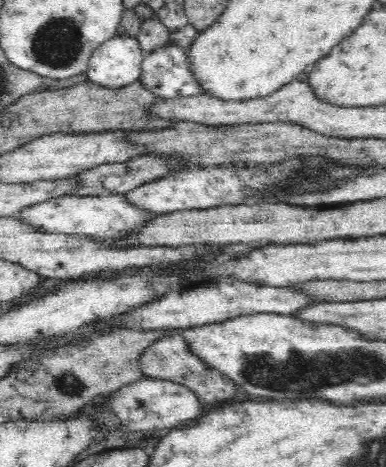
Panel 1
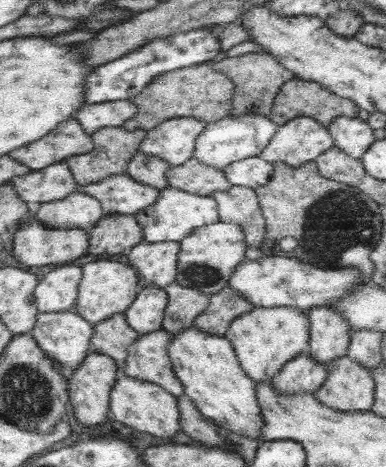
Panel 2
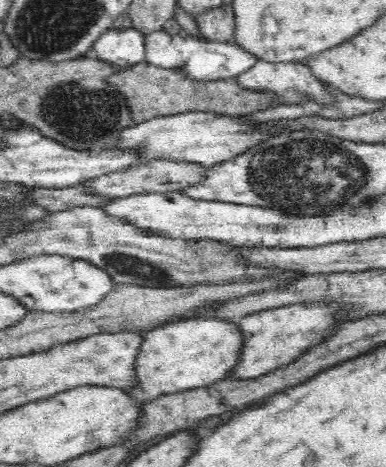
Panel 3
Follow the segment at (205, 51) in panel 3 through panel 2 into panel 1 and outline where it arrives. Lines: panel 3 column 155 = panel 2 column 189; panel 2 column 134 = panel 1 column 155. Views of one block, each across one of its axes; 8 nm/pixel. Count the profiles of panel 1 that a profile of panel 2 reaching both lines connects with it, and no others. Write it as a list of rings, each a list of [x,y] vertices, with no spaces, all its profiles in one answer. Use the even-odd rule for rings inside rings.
[[[164,46],[144,58],[140,86],[162,100],[186,98],[200,94],[198,84],[188,70],[188,54],[178,46]]]

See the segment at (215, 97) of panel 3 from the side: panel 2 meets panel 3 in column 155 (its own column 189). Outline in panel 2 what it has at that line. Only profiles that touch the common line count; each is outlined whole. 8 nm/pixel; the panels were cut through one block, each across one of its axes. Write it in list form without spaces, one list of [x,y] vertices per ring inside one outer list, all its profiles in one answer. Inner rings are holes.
[[[197,64],[187,66],[179,70],[169,70],[161,76],[157,76],[143,92],[129,98],[133,104],[139,106],[139,114],[131,118],[123,128],[135,132],[135,130],[147,130],[161,126],[163,122],[171,118],[195,118],[203,120],[207,124],[219,122],[231,114],[231,98],[233,98],[235,84],[221,72],[215,72],[209,64]]]

